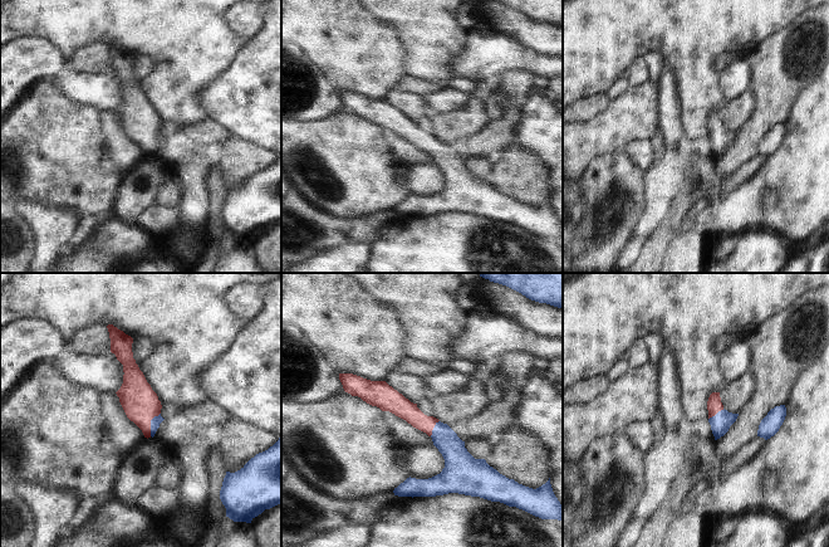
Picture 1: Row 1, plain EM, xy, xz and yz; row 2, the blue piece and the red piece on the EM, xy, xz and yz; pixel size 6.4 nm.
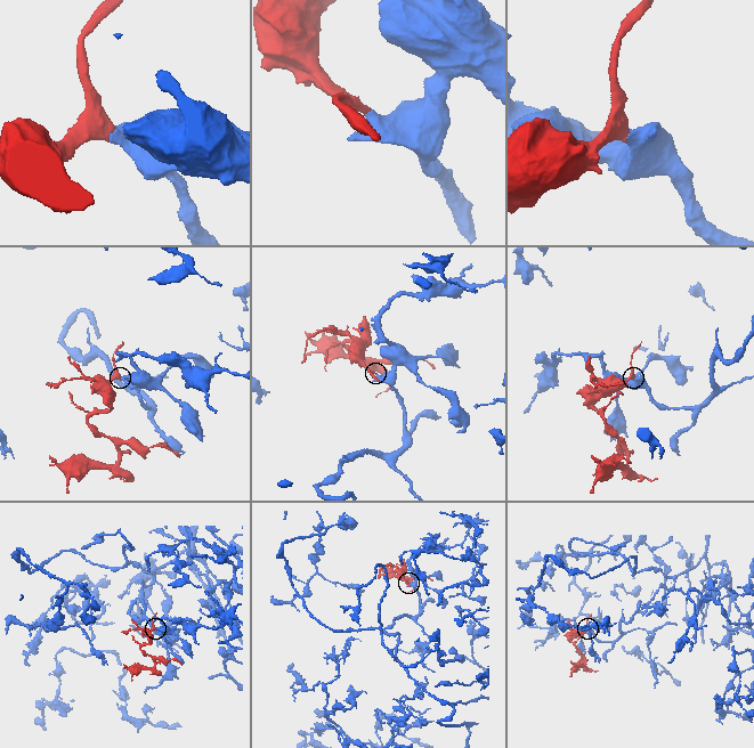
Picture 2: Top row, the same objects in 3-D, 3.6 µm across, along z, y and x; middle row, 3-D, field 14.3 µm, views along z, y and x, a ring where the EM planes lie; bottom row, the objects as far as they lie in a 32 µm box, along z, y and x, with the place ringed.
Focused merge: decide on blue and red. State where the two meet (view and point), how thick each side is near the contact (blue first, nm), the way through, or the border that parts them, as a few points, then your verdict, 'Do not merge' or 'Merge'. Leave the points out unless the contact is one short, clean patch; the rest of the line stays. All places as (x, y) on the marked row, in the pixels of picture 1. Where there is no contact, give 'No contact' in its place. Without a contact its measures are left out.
Touches blue at xy (151, 424). Thickness 60 nm (blue) against 240 nm. Path across: xy (155, 423), (151, 424), (141, 404). Merge

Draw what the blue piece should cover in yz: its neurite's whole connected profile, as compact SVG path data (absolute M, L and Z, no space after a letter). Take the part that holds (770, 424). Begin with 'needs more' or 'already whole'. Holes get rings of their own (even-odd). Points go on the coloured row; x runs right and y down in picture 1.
already whole; M785 405L775 406L774 409L771 409L767 415L761 420L757 430L757 436L764 438L765 440L774 436L783 425L785 416Z

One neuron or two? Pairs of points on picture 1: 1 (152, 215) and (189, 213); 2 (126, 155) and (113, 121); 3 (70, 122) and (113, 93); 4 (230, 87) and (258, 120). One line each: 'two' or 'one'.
1: two
2: one
3: two
4: one

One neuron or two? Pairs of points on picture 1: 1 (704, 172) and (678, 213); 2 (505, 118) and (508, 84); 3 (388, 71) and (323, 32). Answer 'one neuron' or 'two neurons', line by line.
1: one neuron
2: one neuron
3: one neuron

